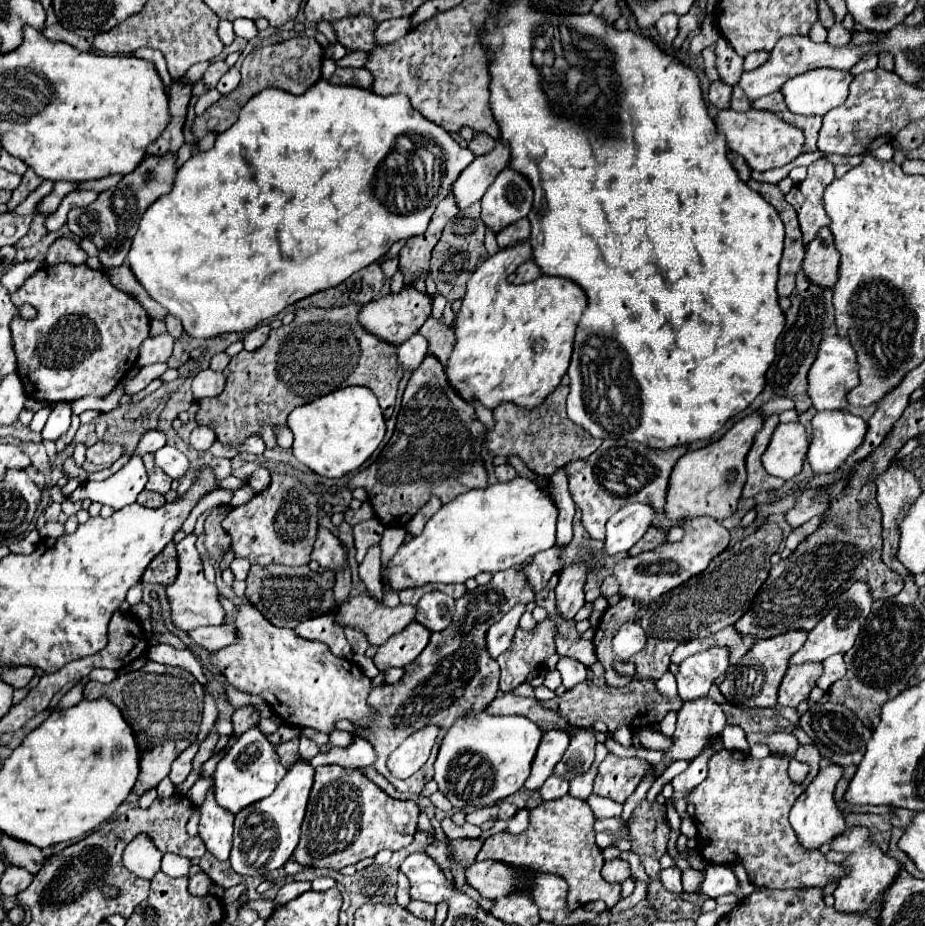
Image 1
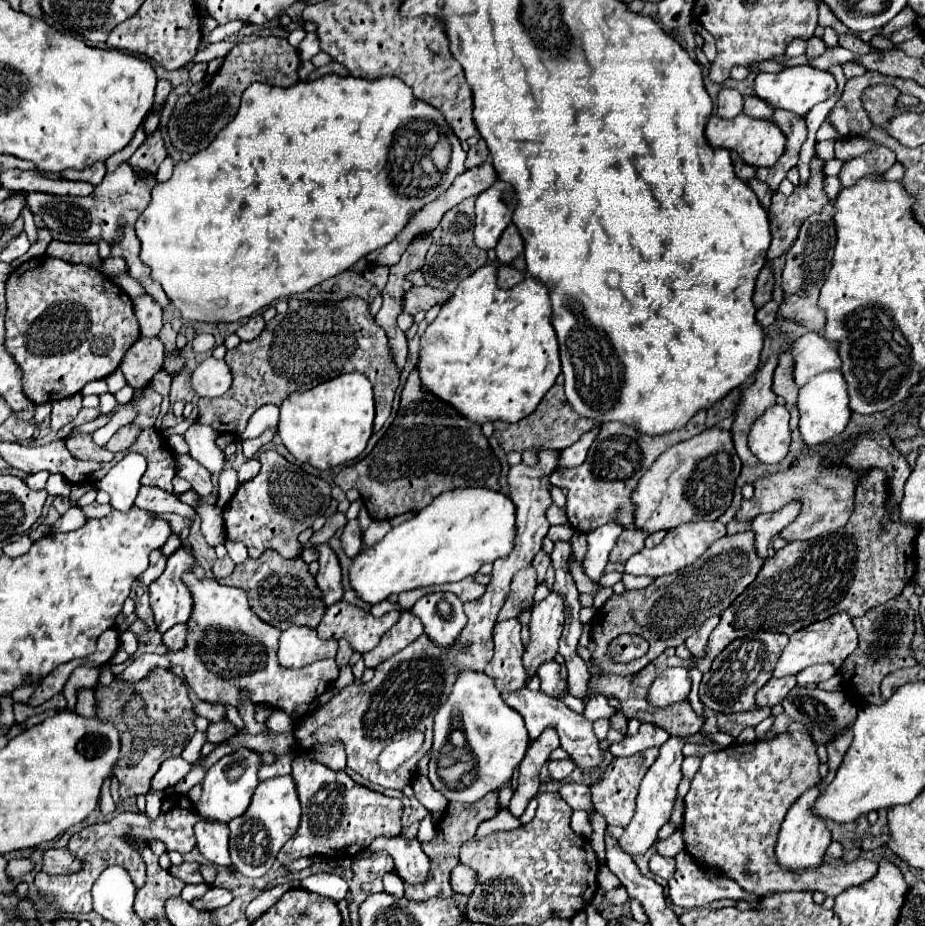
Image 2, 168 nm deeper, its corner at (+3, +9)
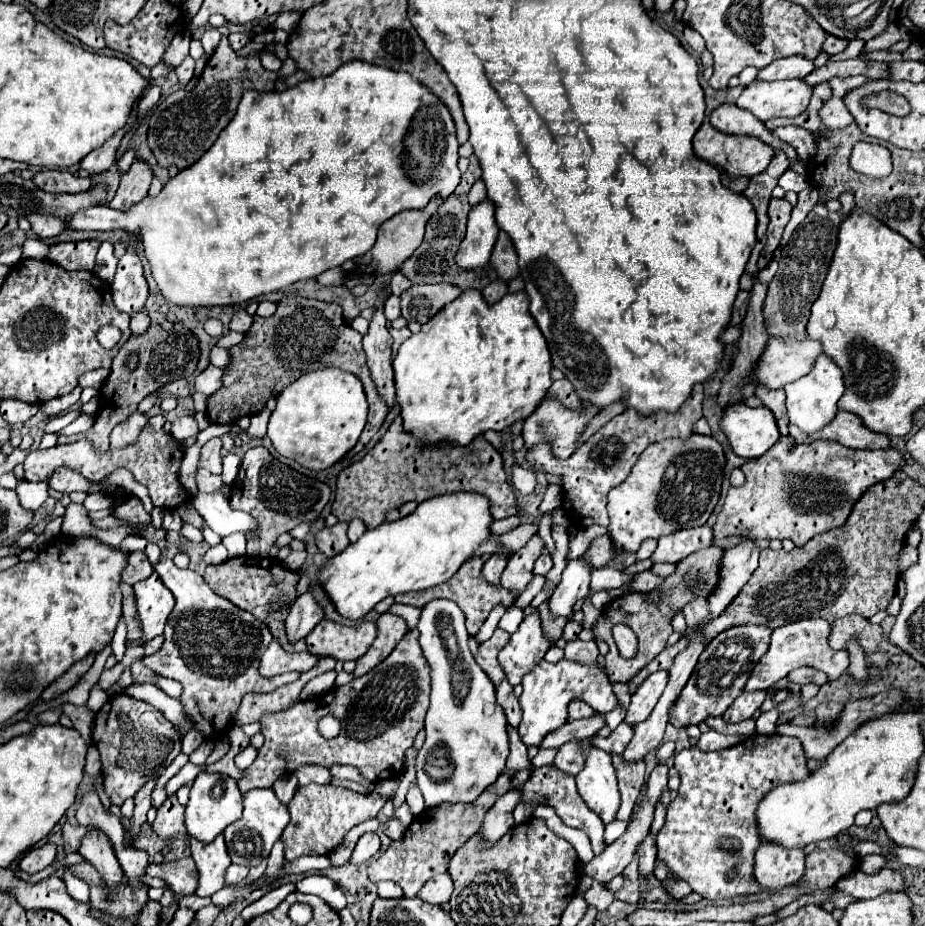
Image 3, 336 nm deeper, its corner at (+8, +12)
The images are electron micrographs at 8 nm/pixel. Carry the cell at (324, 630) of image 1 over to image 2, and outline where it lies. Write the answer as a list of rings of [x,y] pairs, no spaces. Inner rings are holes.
[[[291,626],[279,638],[279,664],[283,668],[303,668],[315,660],[335,658],[337,642],[321,640],[313,628]]]

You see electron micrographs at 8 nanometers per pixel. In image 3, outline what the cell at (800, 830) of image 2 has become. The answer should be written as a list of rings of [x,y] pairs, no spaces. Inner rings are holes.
[[[764,841],[756,851],[754,877],[768,891],[782,889],[802,879],[806,871],[806,851],[804,847],[786,849],[778,843]]]

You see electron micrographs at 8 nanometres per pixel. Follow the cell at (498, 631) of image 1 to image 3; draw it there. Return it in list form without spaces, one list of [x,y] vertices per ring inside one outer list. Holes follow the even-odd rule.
[[[534,535],[522,549],[518,549],[514,553],[514,557],[510,557],[504,573],[502,573],[502,587],[510,589],[516,597],[528,587],[528,583],[532,581],[532,567],[534,561],[540,557],[544,547],[544,541]]]

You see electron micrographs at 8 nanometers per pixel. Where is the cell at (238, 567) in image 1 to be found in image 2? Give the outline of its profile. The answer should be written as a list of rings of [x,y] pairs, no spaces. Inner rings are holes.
[[[225,542],[227,546],[227,554],[229,558],[235,562],[235,564],[241,564],[243,560],[247,560],[247,548],[241,544],[241,542]]]

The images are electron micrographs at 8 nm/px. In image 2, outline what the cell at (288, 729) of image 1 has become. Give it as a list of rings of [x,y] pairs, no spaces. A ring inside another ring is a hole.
[[[221,720],[221,722],[215,722],[211,724],[207,730],[205,730],[205,740],[211,742],[211,744],[219,744],[219,742],[225,742],[229,738],[235,736],[235,728],[229,724],[229,720]]]

